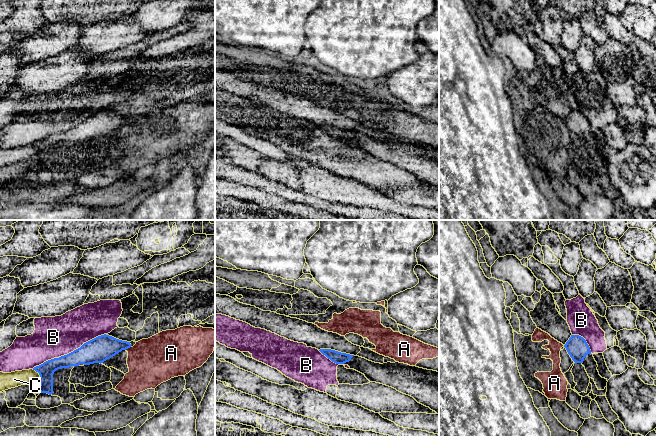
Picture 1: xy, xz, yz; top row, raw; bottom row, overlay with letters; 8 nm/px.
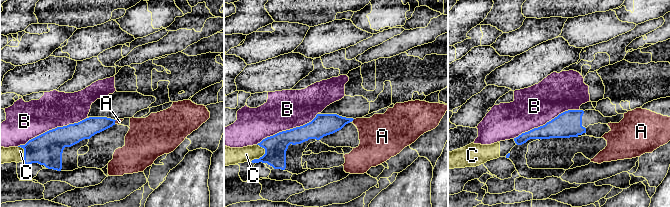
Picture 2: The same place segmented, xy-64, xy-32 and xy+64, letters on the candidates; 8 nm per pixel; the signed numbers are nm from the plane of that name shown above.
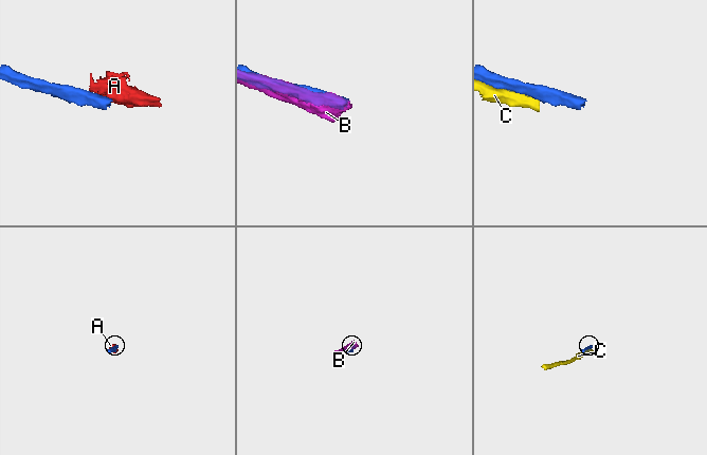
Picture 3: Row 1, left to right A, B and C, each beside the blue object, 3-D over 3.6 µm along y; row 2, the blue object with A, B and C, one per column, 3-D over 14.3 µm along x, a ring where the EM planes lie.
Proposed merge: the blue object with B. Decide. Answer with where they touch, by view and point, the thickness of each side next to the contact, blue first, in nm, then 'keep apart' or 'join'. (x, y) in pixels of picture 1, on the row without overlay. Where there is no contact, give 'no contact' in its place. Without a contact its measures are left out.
xy (69, 129) | 200/320 nm | keep apart

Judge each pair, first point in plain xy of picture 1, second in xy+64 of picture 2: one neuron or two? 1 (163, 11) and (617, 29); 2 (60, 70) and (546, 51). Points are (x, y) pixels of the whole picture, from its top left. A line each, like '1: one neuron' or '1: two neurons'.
1: two neurons
2: one neuron

